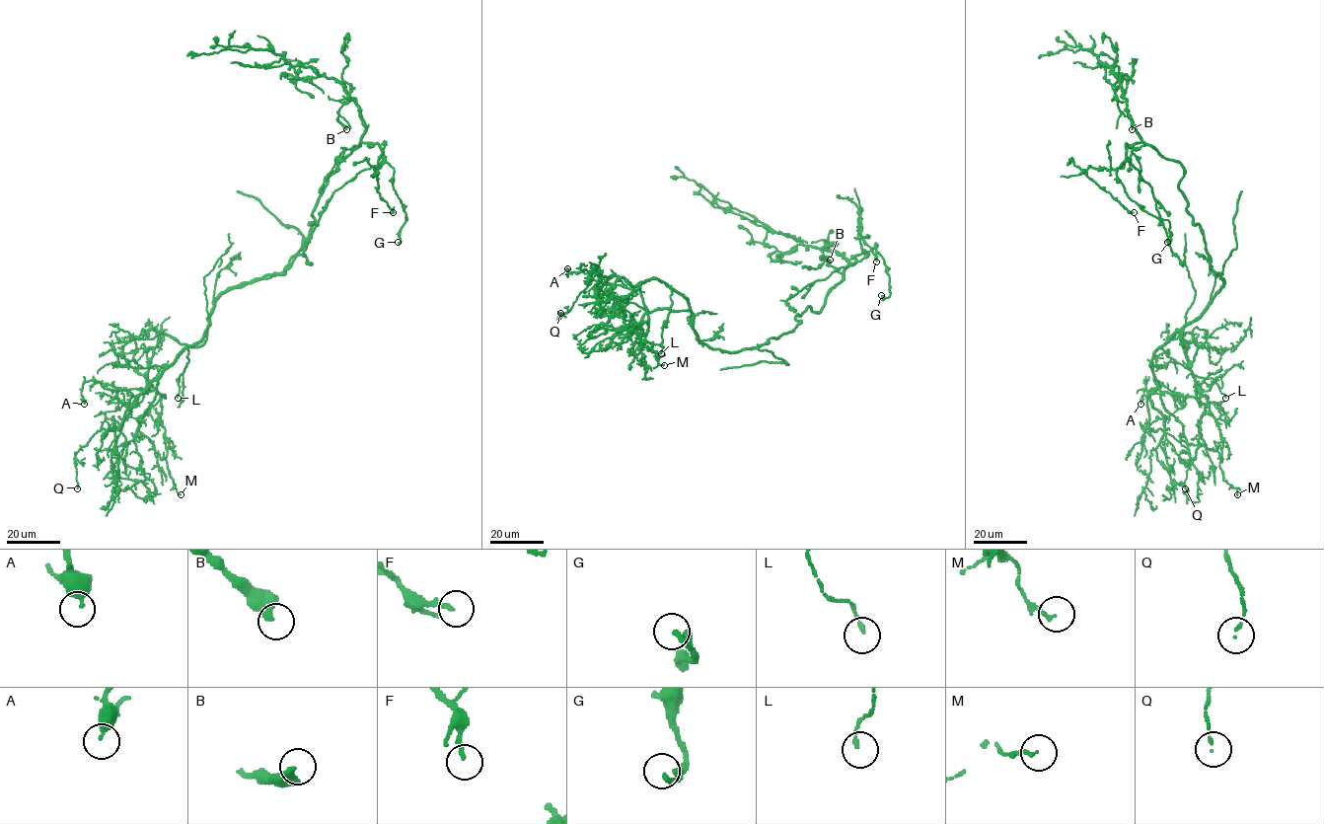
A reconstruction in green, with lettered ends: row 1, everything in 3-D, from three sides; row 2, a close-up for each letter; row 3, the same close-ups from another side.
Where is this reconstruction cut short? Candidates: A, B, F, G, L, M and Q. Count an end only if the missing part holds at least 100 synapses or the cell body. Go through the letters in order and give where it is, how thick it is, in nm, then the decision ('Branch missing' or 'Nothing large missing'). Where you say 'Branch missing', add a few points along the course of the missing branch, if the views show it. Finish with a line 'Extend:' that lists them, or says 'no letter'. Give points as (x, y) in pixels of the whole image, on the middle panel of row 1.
A: Place: (567, 268). Thickness 360 nm. Nothing large missing
B: Place: (830, 260). Thickness 320 nm. Nothing large missing
F: Place: (876, 262). Thickness 150 nm. Nothing large missing
G: Place: (881, 295). Thickness 280 nm. Nothing large missing
L: Place: (661, 353). Thickness 140 nm. Nothing large missing
M: Place: (664, 365). Thickness 120 nm. Nothing large missing
Q: Place: (560, 313). Thickness 100 nm. Nothing large missing
Extend: no letter

